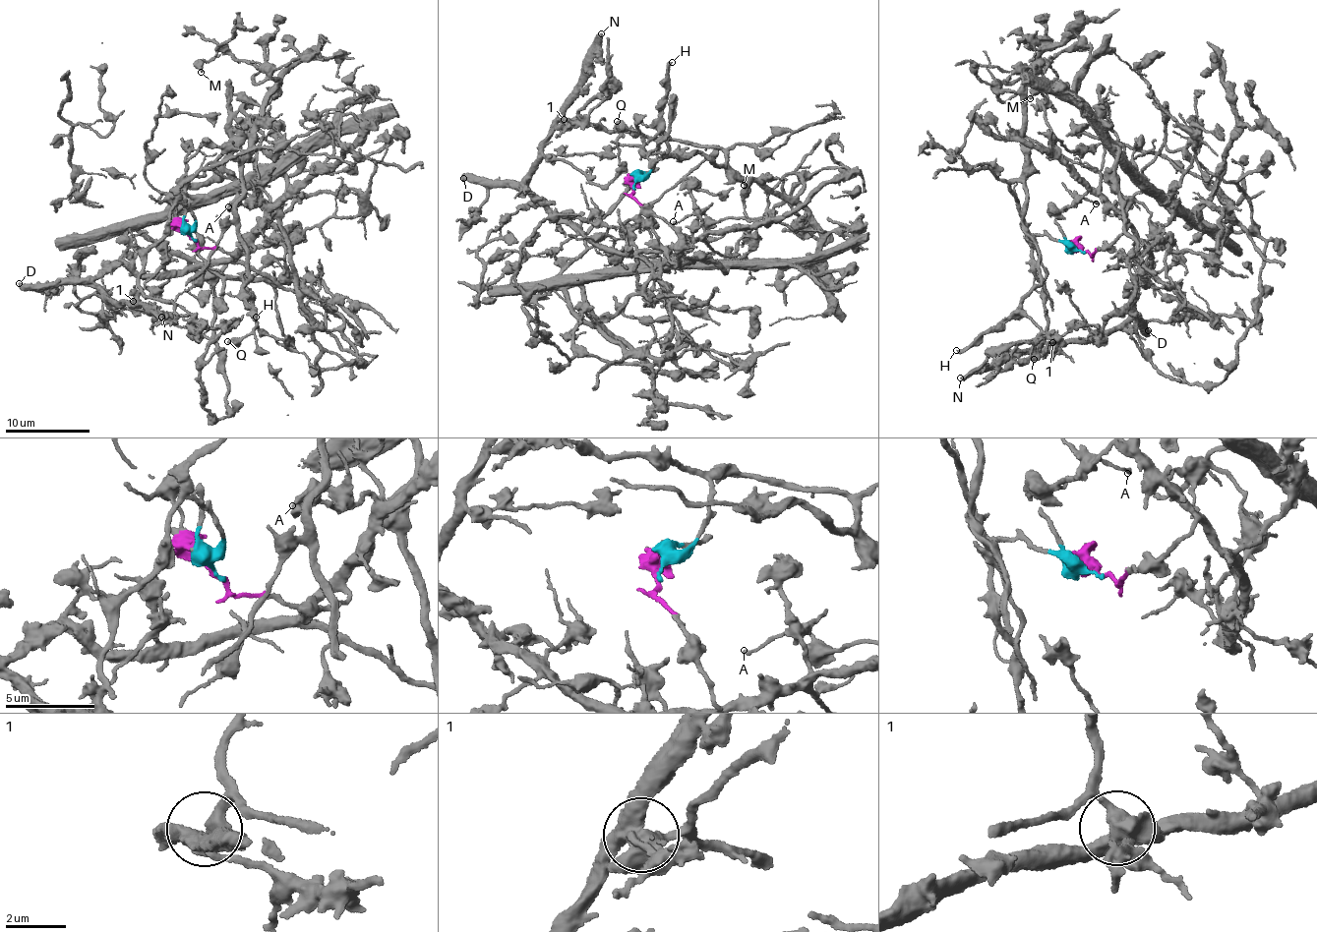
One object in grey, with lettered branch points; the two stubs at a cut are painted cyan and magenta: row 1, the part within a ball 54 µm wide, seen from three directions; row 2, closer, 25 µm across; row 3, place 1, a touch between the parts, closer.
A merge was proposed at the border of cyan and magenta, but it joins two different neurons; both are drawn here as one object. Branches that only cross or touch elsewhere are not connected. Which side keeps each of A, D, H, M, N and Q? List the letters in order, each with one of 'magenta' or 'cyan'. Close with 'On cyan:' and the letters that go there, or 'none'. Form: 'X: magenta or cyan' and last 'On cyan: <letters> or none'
A: magenta
D: magenta
H: cyan
M: cyan
N: magenta
Q: cyan
On cyan: H, M, Q

